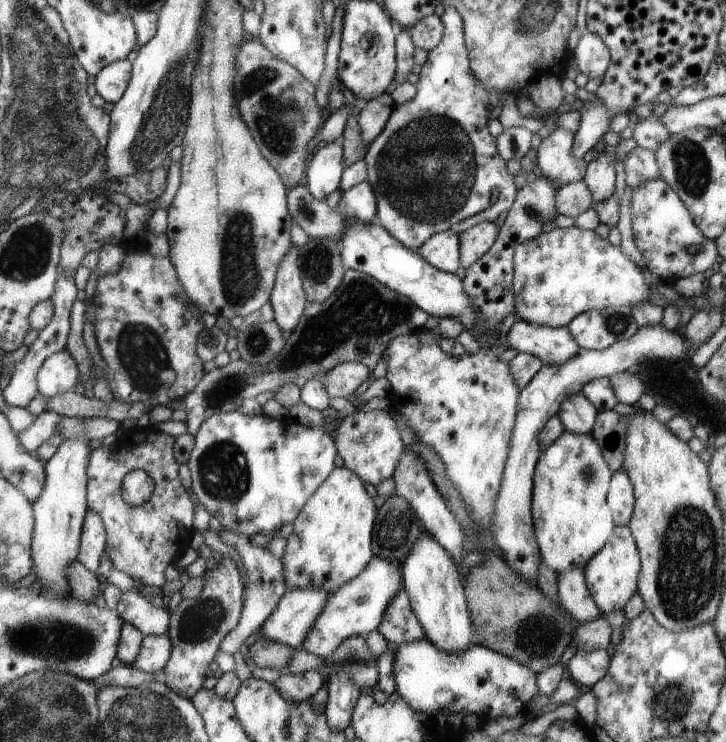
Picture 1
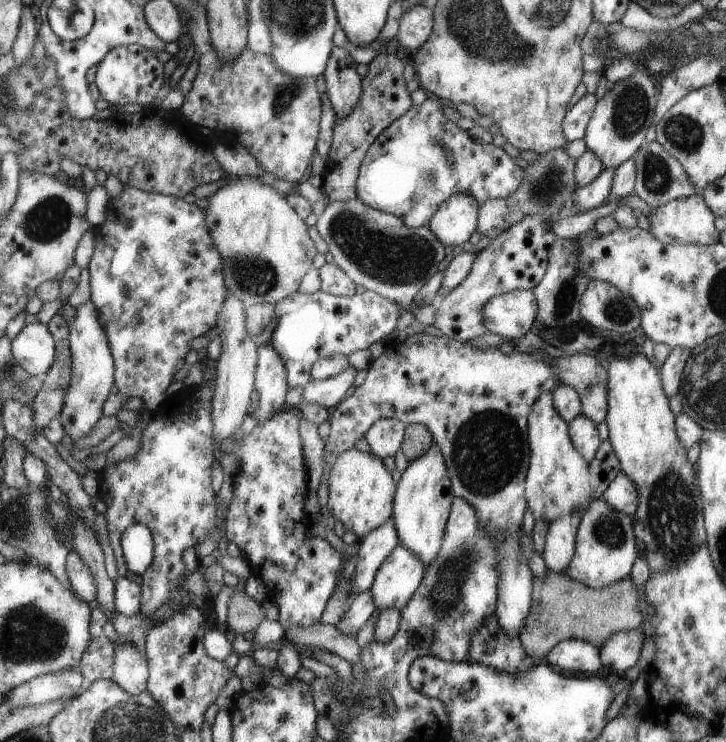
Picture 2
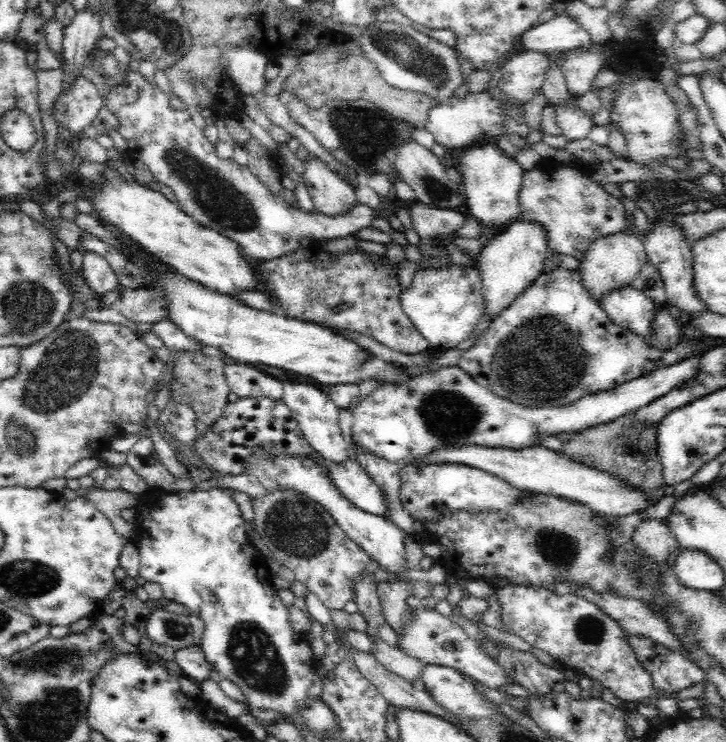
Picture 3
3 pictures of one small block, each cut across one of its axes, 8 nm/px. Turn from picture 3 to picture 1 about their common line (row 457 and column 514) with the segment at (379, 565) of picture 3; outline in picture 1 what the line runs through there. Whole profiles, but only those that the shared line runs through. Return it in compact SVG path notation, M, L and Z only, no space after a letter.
M576 227L556 228L540 233L519 244L514 251L514 313L518 320L526 320L550 328L567 327L588 310L602 310L610 307L630 307L648 302L648 296L658 294L646 282L642 268L636 266L620 247L598 236L593 230L580 230Z

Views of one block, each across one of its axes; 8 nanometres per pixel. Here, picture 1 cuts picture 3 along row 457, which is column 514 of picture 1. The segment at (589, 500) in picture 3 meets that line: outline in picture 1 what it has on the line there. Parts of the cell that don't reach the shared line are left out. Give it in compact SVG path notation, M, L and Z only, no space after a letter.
M661 323L653 326L639 327L634 337L615 342L604 350L580 349L576 356L556 366L543 364L542 370L523 388L519 396L519 412L516 417L511 445L507 456L506 468L503 472L503 486L500 489L495 506L495 518L489 534L492 536L500 555L508 564L522 574L528 582L537 584L540 576L542 551L539 549L538 535L535 531L534 515L531 511L533 493L533 478L537 460L540 456L540 442L538 438L547 422L562 408L563 403L572 394L580 390L597 378L608 377L622 371L637 369L642 364L658 360L687 363L692 353L692 342L678 330L667 330Z

